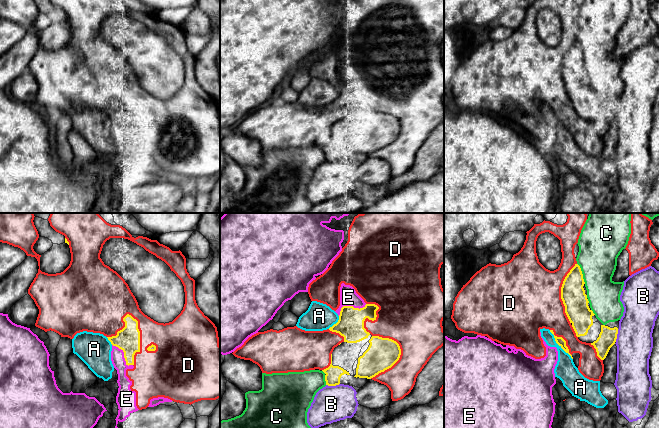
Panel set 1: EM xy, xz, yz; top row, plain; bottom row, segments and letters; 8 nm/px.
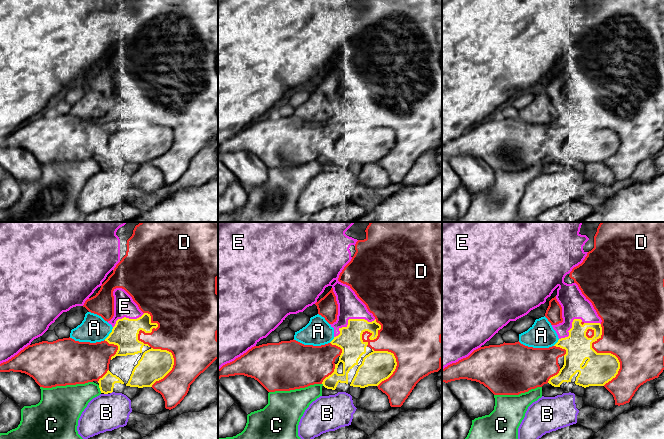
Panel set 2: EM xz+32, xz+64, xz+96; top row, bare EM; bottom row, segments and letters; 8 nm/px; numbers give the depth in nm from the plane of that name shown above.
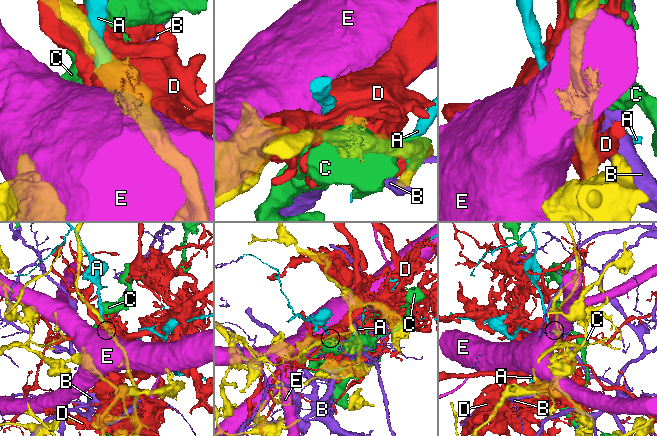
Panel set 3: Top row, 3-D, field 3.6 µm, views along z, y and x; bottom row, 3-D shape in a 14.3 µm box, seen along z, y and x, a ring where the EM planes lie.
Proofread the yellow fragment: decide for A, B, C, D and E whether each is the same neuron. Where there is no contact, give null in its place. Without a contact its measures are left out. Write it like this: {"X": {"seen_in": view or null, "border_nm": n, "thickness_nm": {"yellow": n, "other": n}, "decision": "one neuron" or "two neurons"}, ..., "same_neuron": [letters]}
{"A": {"seen_in": "yz", "border_nm": 300, "thickness_nm": {"yellow": 70, "other": 170}, "decision": "two neurons"}, "B": {"seen_in": "xz", "border_nm": 110, "thickness_nm": {"yellow": 130, "other": 280}, "decision": "two neurons"}, "C": {"seen_in": "yz", "border_nm": 180, "thickness_nm": {"yellow": 190, "other": 320}, "decision": "two neurons"}, "D": {"seen_in": "xy", "border_nm": 420, "thickness_nm": {"yellow": 190, "other": 280}, "decision": "two neurons"}, "E": {"seen_in": "xz", "border_nm": 240, "thickness_nm": {"yellow": 220, "other": 140}, "decision": "two neurons"}, "same_neuron": []}

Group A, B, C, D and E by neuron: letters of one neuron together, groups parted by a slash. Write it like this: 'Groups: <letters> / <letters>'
Groups: A / B / C / D / E

